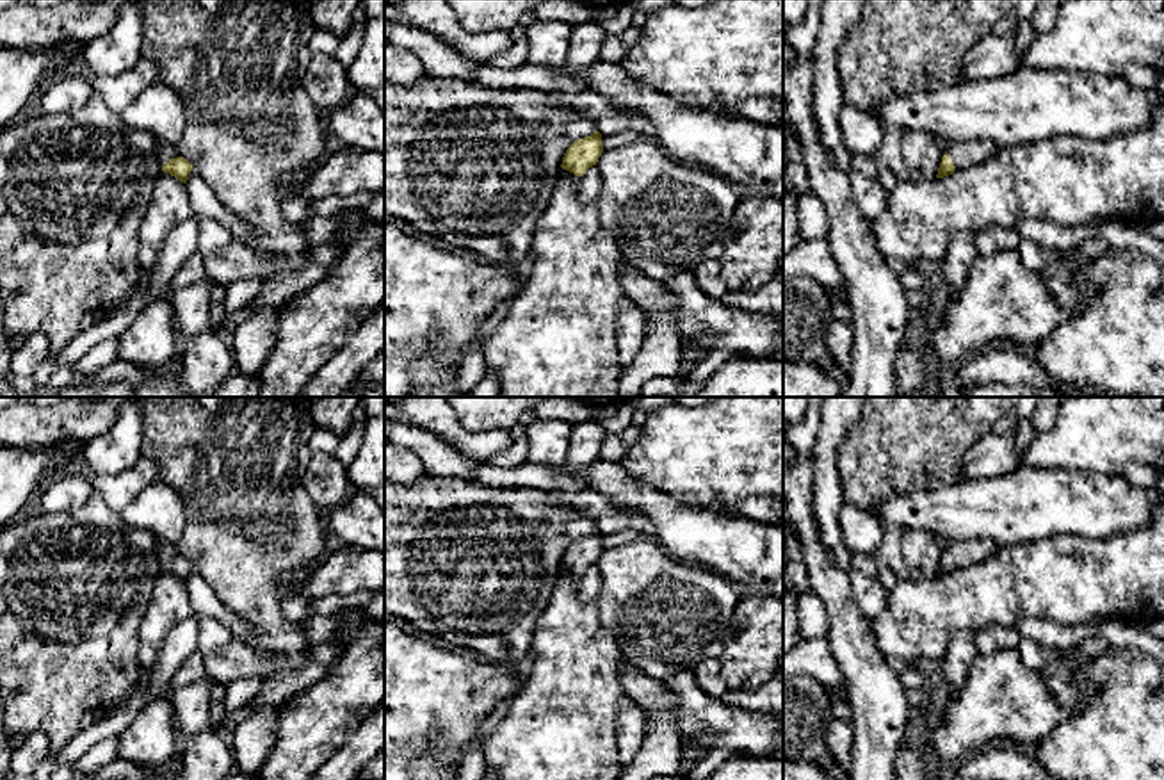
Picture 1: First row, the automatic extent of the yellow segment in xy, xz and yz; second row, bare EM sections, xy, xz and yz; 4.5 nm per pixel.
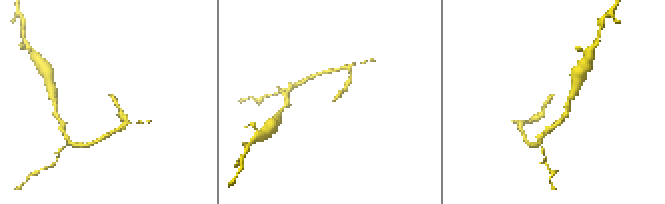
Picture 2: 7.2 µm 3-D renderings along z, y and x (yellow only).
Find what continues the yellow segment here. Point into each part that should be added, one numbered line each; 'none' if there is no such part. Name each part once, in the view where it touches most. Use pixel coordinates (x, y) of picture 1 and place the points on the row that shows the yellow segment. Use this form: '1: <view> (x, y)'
1: xy (166, 154)

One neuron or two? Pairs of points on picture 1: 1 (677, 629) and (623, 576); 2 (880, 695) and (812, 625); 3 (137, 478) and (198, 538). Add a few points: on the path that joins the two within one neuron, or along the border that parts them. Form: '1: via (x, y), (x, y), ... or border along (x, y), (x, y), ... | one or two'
1: via (664, 617), (636, 588) | one
2: border along (817, 595), (826, 611), (828, 636) | two
3: border along (141, 454), (155, 463), (157, 478) | two

